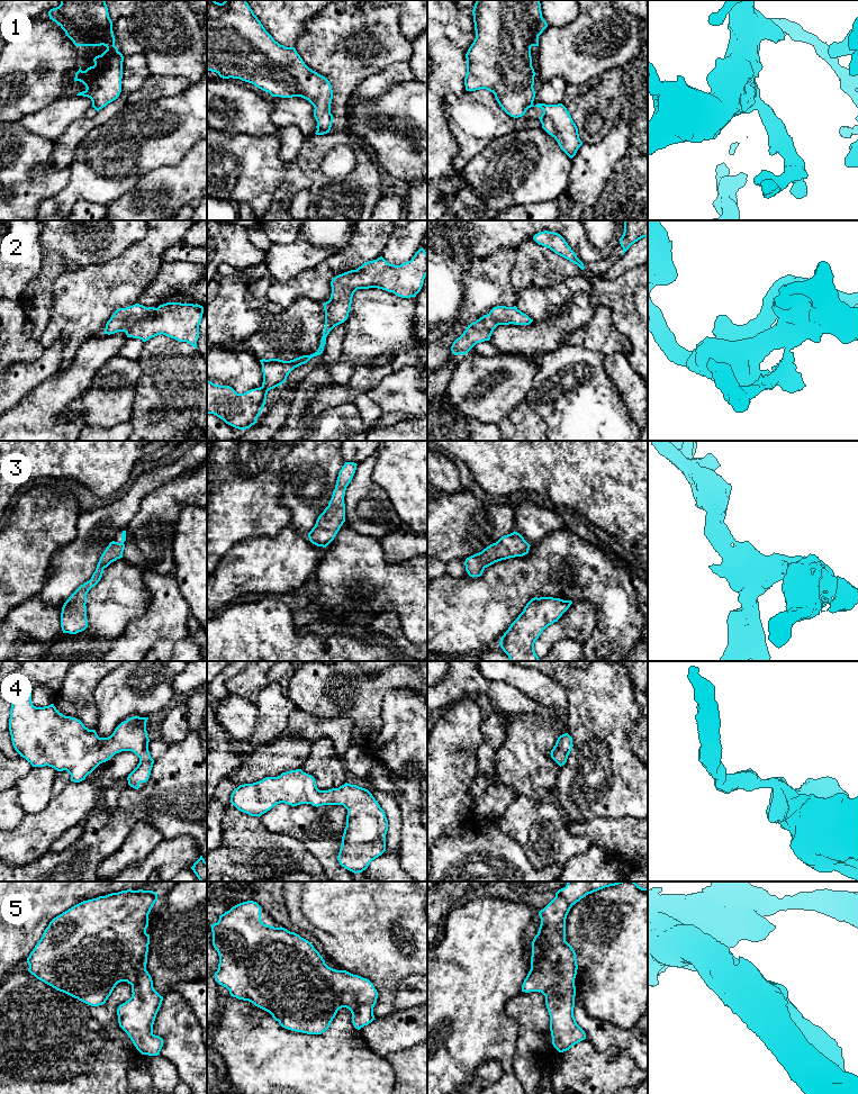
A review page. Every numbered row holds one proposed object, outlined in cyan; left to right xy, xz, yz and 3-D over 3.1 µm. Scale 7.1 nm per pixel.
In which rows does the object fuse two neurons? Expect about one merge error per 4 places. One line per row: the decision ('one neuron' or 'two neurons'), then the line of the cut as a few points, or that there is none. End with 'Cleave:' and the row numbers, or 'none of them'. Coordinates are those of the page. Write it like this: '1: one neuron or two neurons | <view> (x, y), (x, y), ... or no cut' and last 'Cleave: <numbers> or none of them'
1: one neuron | no cut
2: one neuron | no cut
3: one neuron | no cut
4: one neuron | no cut
5: one neuron | no cut
Cleave: none of them

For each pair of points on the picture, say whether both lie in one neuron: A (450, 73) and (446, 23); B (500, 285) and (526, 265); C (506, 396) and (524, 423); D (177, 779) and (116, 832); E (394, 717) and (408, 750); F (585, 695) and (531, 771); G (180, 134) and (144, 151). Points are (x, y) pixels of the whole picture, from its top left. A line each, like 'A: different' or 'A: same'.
A: same
B: different
C: different
D: same
E: same
F: different
G: same

